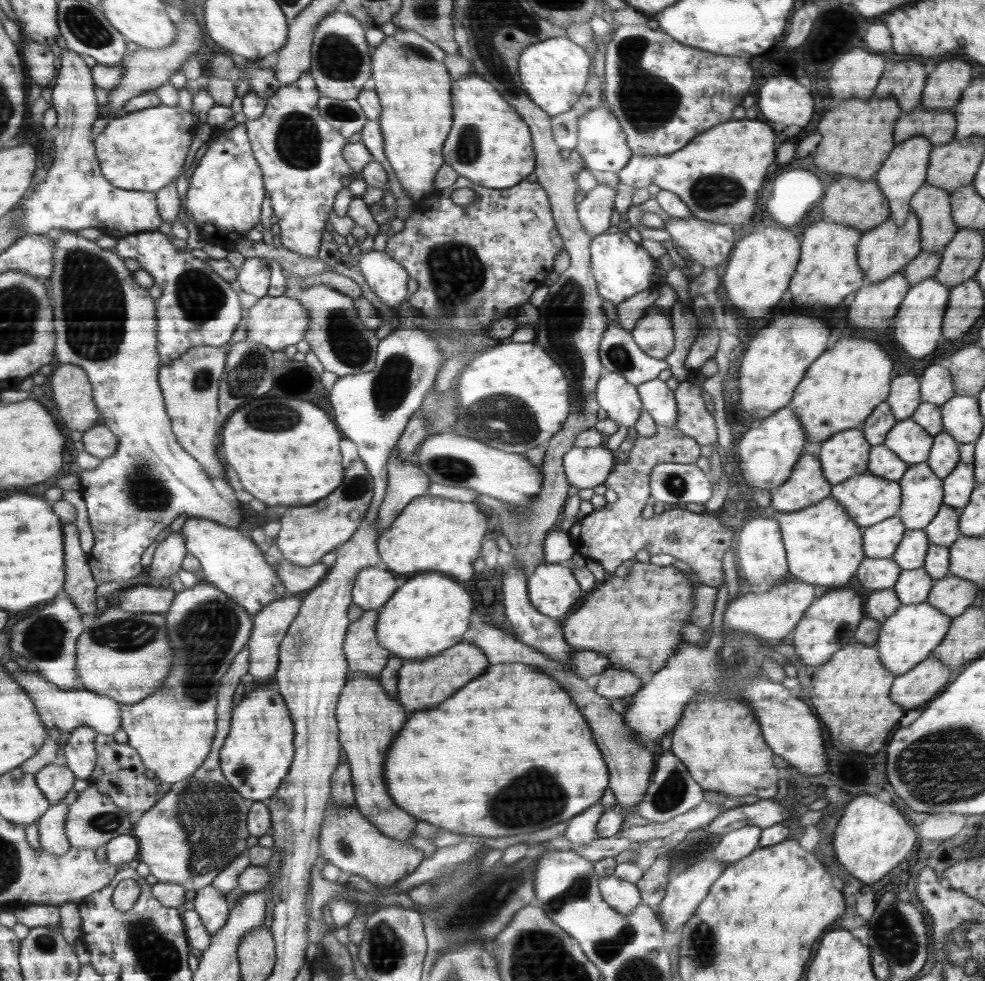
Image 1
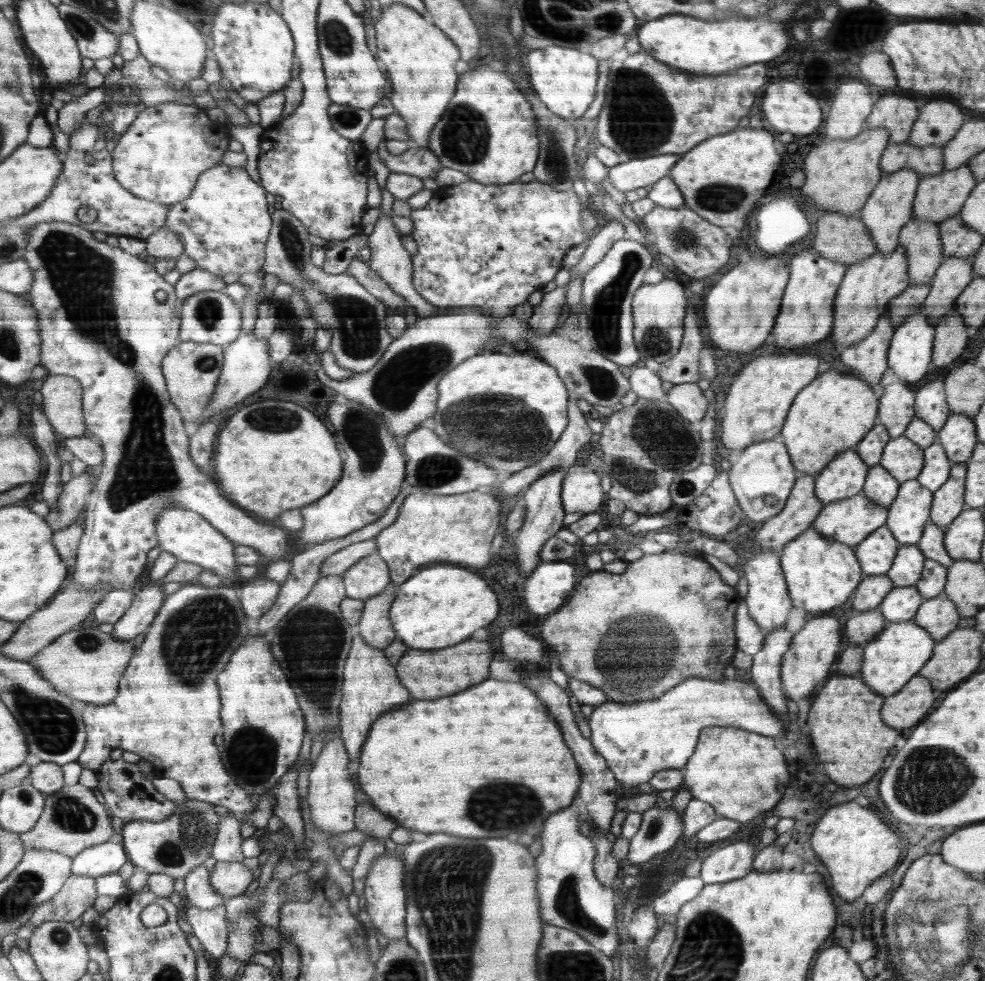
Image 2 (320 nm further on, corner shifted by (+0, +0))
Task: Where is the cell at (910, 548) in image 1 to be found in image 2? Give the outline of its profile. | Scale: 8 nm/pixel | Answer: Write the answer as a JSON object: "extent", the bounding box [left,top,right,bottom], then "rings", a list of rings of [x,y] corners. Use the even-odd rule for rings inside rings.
{"extent":[885,544,925,587],"rings":[[[917,544],[900,545],[894,562],[885,575],[895,587],[915,586],[922,576],[925,560]]]}

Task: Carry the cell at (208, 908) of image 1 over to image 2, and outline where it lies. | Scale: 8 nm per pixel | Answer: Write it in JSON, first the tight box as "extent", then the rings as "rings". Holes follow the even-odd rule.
{"extent":[184,865,225,910],"rings":[[[204,865],[194,868],[188,876],[184,878],[188,899],[192,907],[202,908],[205,910],[216,909],[225,904],[224,898],[210,887],[210,874]]]}

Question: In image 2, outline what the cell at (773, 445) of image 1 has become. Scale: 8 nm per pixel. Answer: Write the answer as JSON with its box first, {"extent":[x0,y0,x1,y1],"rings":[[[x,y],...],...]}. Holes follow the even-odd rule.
{"extent":[729,435,796,523],"rings":[[[781,435],[751,444],[732,457],[729,483],[738,506],[752,523],[765,523],[785,507],[796,480],[795,467]]]}

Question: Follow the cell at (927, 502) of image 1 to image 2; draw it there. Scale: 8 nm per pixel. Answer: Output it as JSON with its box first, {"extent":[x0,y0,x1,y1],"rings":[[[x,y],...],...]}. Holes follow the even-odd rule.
{"extent":[885,480,934,546],"rings":[[[908,480],[902,482],[897,498],[888,507],[888,522],[885,524],[901,546],[905,544],[917,544],[924,535],[925,527],[929,522],[929,515],[932,512],[934,492],[926,488],[920,481]]]}

